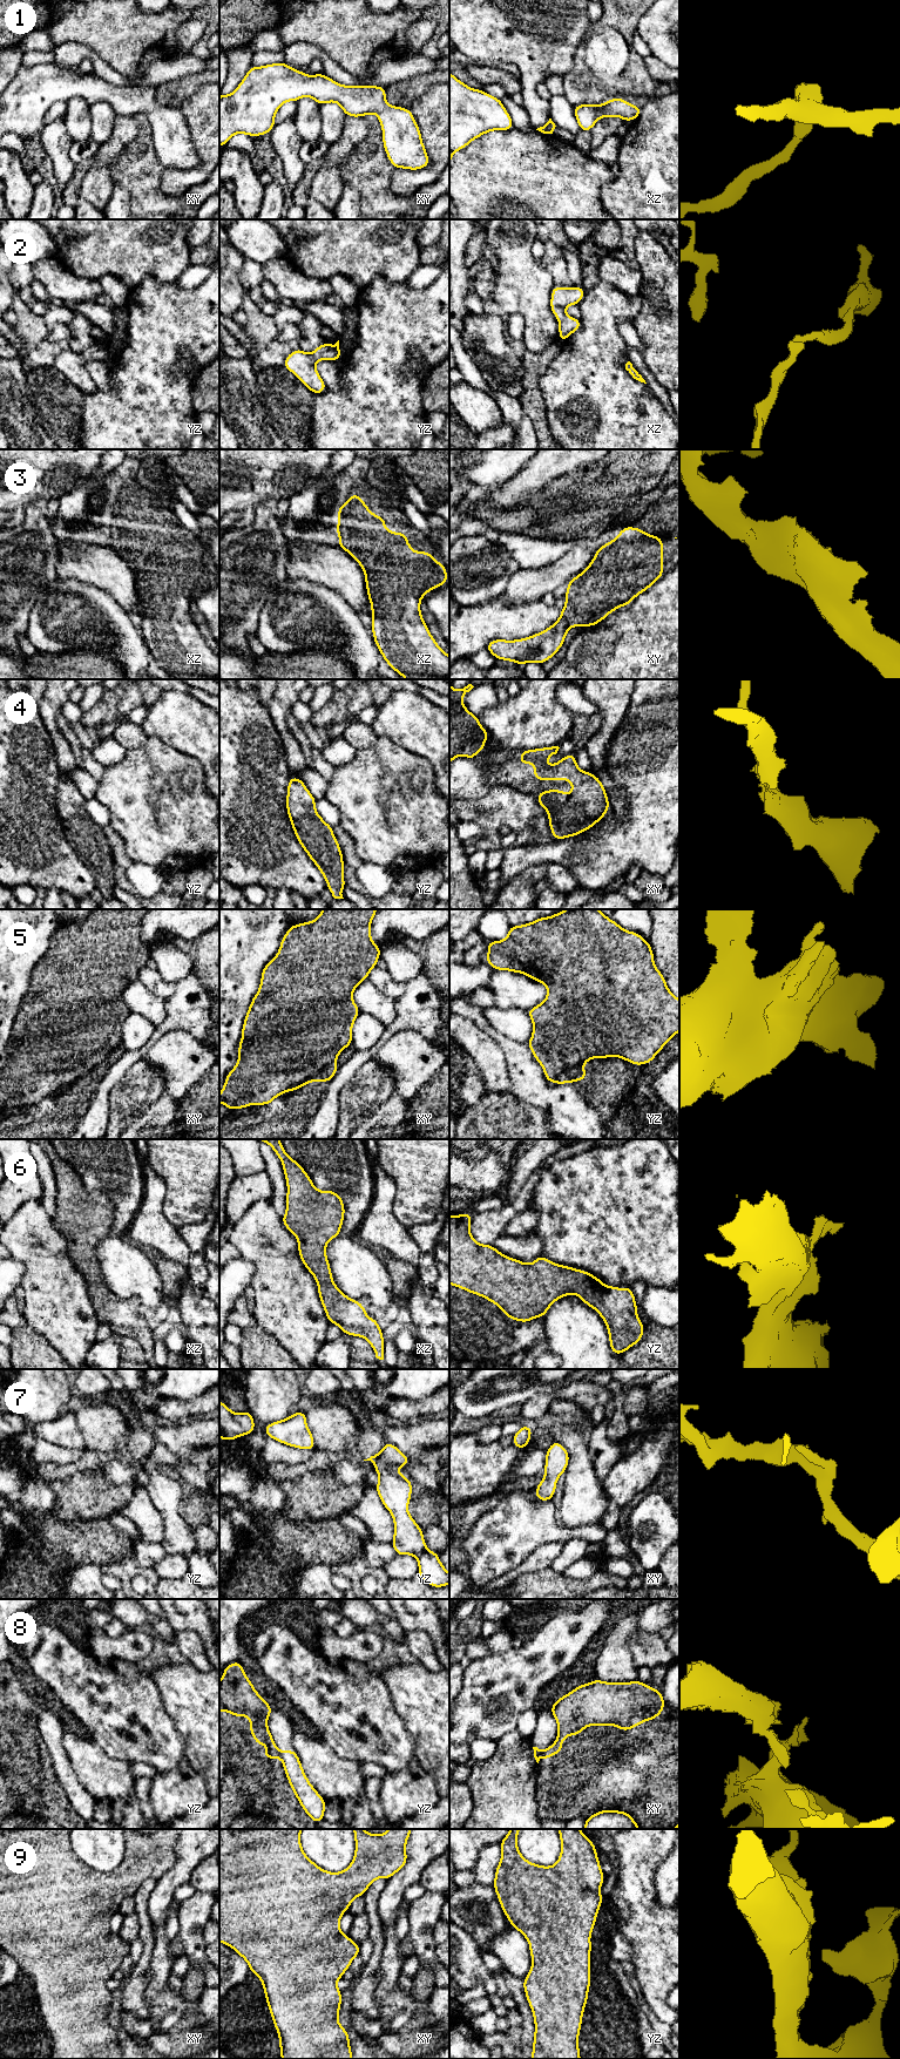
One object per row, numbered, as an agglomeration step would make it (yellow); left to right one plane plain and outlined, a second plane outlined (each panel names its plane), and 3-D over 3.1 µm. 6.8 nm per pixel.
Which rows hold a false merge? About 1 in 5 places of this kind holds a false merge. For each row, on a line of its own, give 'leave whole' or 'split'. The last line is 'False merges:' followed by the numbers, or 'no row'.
1: leave whole
2: leave whole
3: leave whole
4: leave whole
5: leave whole
6: leave whole
7: leave whole
8: split
9: leave whole
False merges: 8

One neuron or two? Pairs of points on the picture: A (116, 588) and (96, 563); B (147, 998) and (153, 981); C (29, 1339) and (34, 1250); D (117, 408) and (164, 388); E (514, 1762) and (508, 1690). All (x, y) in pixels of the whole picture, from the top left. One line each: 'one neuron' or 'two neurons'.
A: one neuron
B: two neurons
C: two neurons
D: one neuron
E: two neurons

